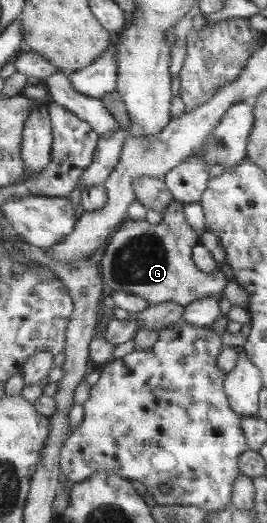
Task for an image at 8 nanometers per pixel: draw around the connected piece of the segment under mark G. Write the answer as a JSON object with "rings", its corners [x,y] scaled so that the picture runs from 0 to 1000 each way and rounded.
{"rings":[[[648,386],[618,405],[607,421],[584,428],[566,428],[551,421],[502,423],[487,419],[442,432],[446,444],[416,451],[390,488],[371,495],[382,530],[401,547],[412,547],[427,556],[468,556],[543,570],[558,587],[618,577],[659,577],[697,587],[704,581],[757,570],[828,564],[828,558],[850,547],[854,532],[824,514],[775,522],[738,509],[727,495],[727,474],[753,468],[745,446],[723,440],[715,428],[700,426],[685,394],[685,388]]]}

